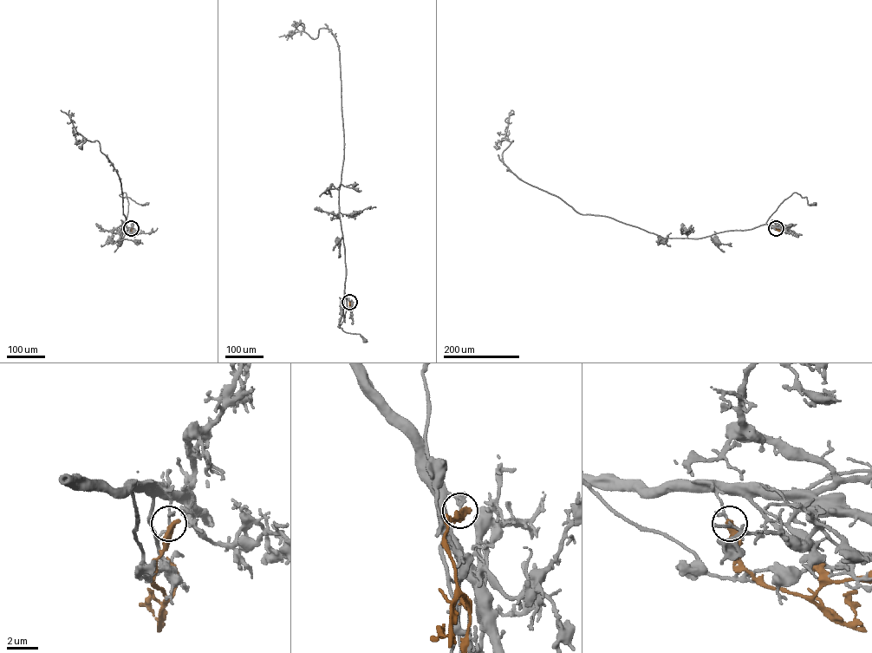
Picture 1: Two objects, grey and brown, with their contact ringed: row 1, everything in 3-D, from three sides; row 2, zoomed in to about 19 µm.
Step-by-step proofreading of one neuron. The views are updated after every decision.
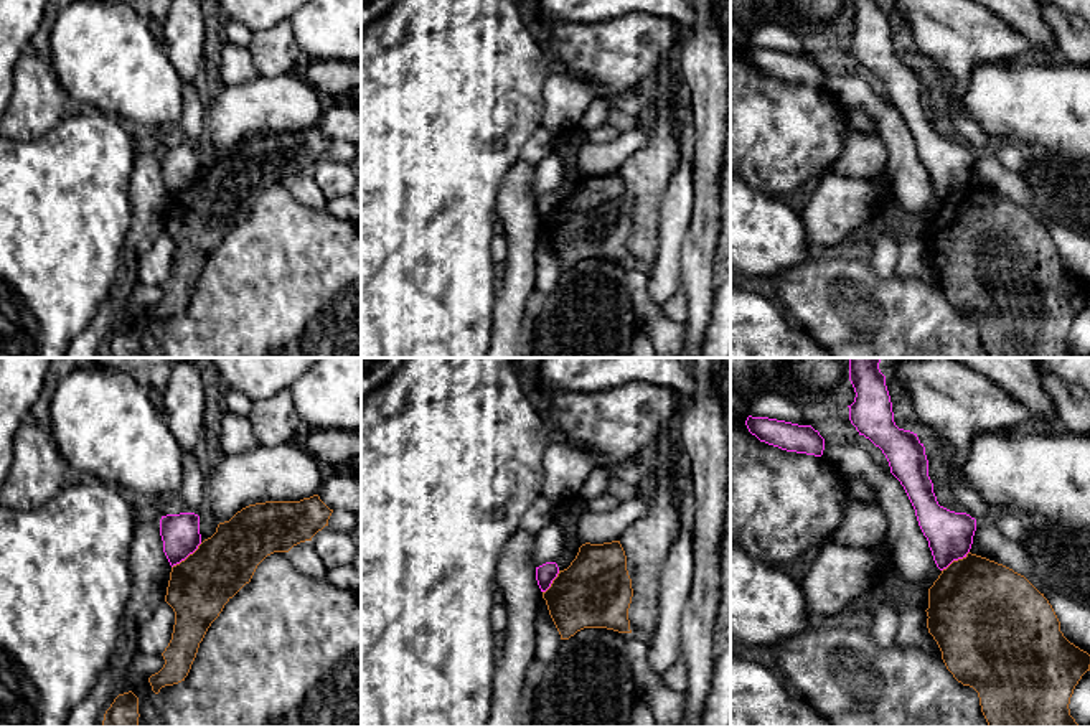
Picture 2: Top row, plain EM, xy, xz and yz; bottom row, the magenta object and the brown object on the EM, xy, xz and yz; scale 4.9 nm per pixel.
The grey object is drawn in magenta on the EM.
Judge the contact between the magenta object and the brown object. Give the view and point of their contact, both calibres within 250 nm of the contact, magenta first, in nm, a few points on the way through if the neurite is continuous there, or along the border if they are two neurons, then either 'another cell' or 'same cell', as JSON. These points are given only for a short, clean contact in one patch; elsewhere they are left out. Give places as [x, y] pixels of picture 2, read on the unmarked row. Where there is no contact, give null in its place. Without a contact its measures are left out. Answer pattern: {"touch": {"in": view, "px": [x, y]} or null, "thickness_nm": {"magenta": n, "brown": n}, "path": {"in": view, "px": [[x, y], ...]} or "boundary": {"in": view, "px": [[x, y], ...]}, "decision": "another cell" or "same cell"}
{"touch": {"in": "xy", "px": [187, 187]}, "thickness_nm": {"magenta": 190, "brown": 300}, "boundary": {"in": "xy", "px": [[202, 173], [172, 198]]}, "decision": "another cell"}

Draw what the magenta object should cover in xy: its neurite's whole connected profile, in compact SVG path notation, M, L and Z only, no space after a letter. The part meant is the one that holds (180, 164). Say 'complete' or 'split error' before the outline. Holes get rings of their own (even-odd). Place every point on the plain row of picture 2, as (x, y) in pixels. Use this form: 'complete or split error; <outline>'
complete; M195 143L167 145L160 150L163 183L170 196L176 196L201 175L200 147Z

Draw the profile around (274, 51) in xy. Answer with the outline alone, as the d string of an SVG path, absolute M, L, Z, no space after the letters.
M289 20L256 31L247 49L259 76L264 77L298 71L303 64L303 54Z

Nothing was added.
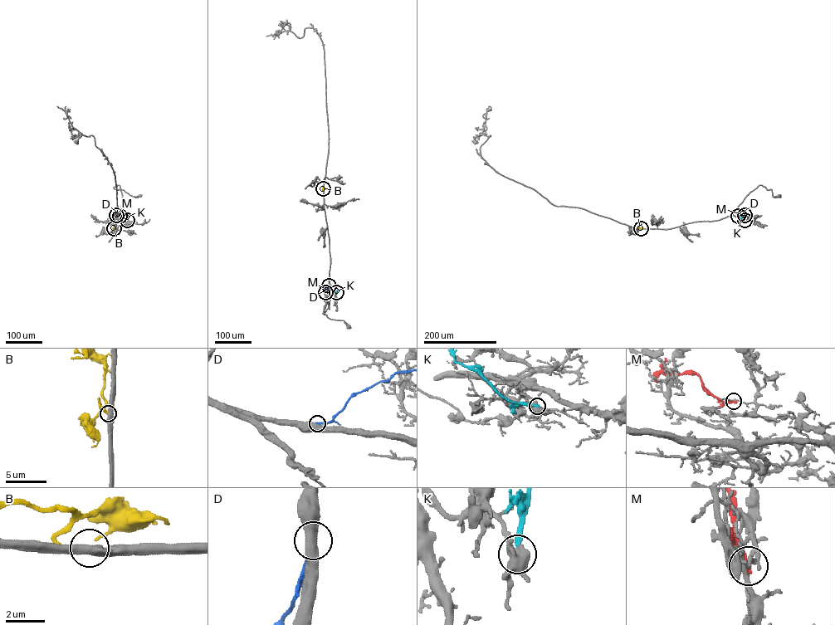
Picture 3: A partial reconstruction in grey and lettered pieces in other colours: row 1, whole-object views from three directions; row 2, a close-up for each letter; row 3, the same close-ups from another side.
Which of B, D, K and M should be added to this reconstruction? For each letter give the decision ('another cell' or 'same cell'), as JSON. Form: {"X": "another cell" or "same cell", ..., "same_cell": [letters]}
{"B": "another cell", "D": "another cell", "K": "another cell", "M": "another cell", "same_cell": []}

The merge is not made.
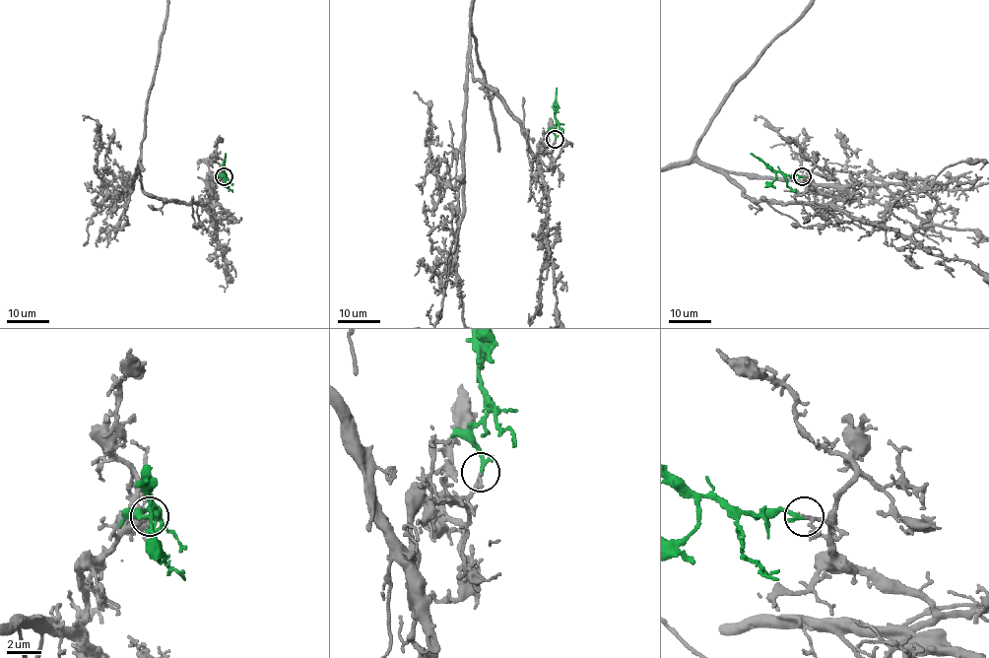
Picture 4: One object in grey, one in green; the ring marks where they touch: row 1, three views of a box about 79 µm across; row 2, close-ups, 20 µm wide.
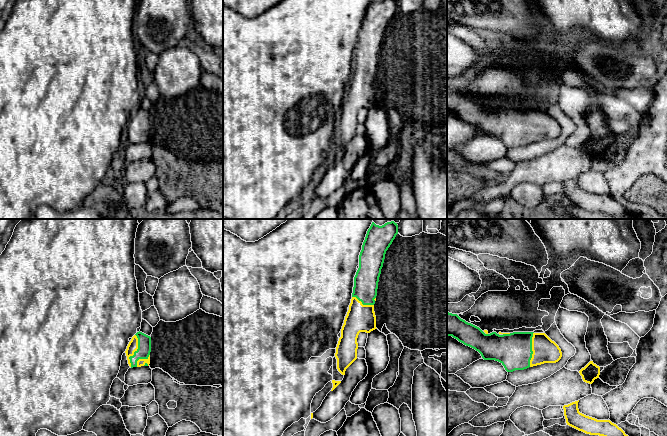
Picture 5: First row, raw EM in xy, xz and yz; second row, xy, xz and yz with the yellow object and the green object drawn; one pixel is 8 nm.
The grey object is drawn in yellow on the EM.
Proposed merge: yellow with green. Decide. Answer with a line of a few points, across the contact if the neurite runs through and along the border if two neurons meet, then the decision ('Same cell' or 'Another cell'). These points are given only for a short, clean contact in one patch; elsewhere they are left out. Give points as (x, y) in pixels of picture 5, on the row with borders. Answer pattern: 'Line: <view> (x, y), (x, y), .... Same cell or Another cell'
Same cell

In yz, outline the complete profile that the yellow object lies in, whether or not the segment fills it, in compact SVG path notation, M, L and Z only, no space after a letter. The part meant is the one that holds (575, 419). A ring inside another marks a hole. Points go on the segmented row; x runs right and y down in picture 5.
M578 401L564 405L564 416L567 425L590 435L628 436L610 420L597 420L579 412Z

